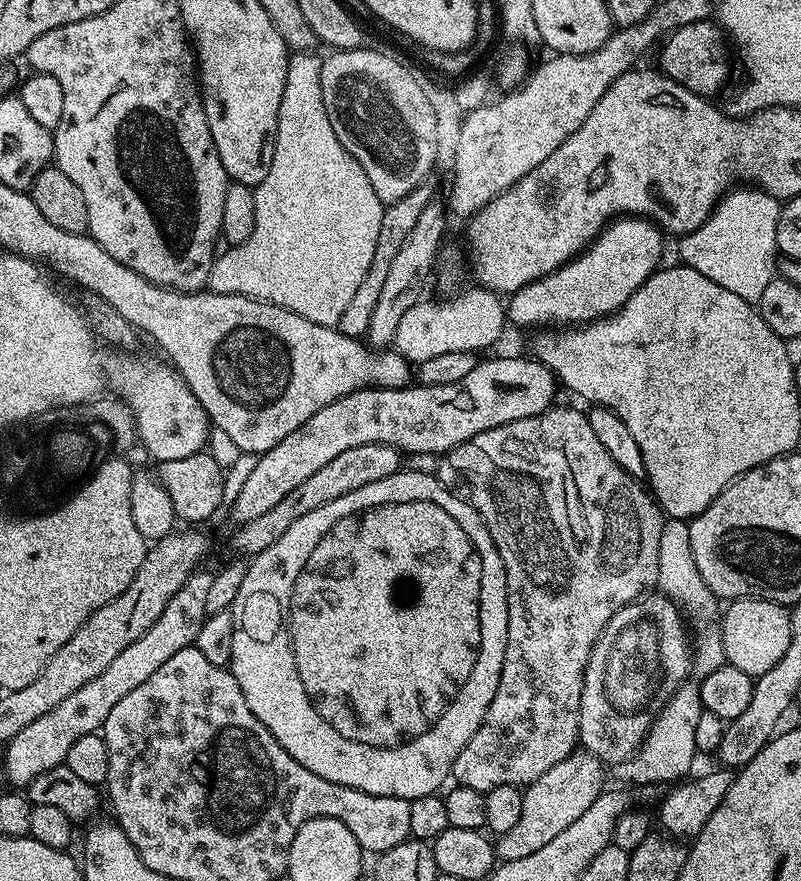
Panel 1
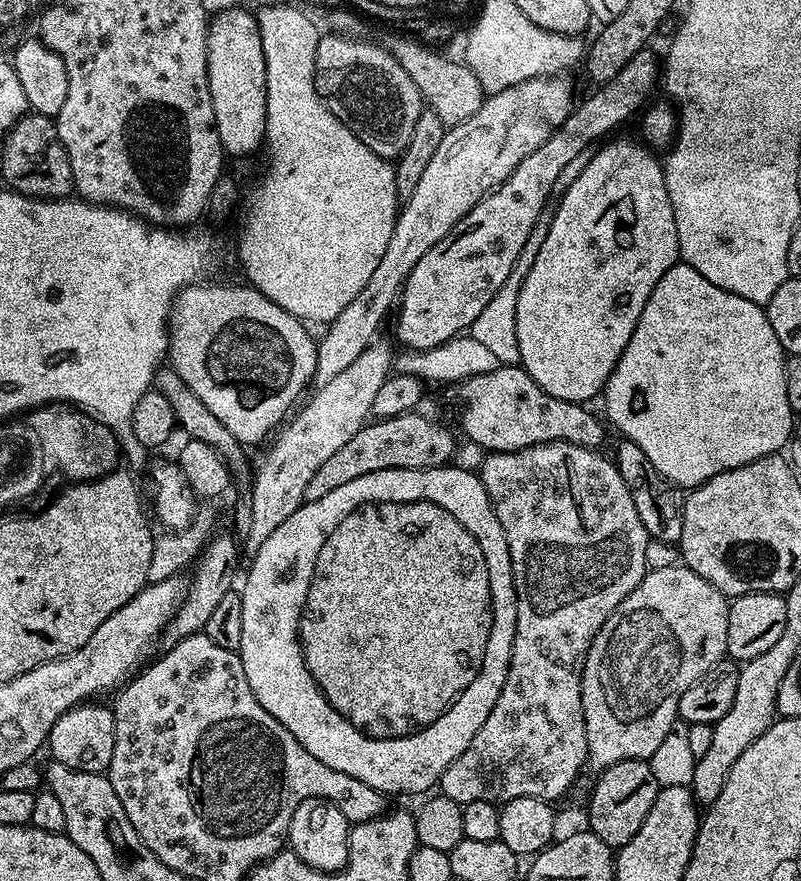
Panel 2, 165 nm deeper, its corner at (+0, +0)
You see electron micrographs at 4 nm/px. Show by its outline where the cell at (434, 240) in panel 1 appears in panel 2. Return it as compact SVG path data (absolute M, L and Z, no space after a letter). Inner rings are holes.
M373 342L358 354L354 366L346 366L346 370L331 382L326 382L326 386L316 388L316 396L309 395L308 405L300 413L297 411L271 441L268 457L261 462L256 477L252 476L250 480L253 505L251 531L242 544L245 553L255 554L258 546L262 546L262 542L266 542L266 538L270 538L270 534L274 534L274 530L278 530L278 526L282 526L282 522L286 522L286 518L305 503L304 495L310 478L314 478L329 458L369 423L374 397L394 368L394 355L380 343Z

